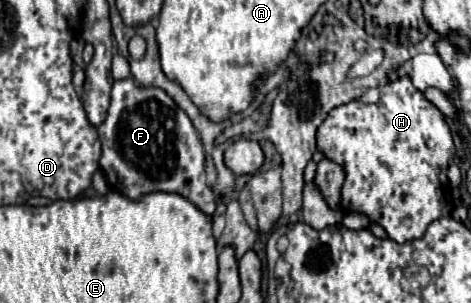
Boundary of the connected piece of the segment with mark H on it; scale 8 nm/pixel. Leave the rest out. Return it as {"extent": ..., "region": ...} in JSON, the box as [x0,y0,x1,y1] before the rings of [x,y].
{"extent":[318,77,454,243],"region":[[[408,77],[392,81],[384,87],[384,97],[376,105],[358,105],[348,103],[338,109],[332,109],[318,133],[318,149],[346,167],[346,181],[342,185],[342,211],[364,213],[372,223],[378,223],[386,229],[388,237],[396,243],[406,243],[424,235],[426,227],[452,213],[454,201],[450,183],[446,177],[448,161],[454,155],[454,141],[450,127],[444,115],[418,91],[414,89]]]}

